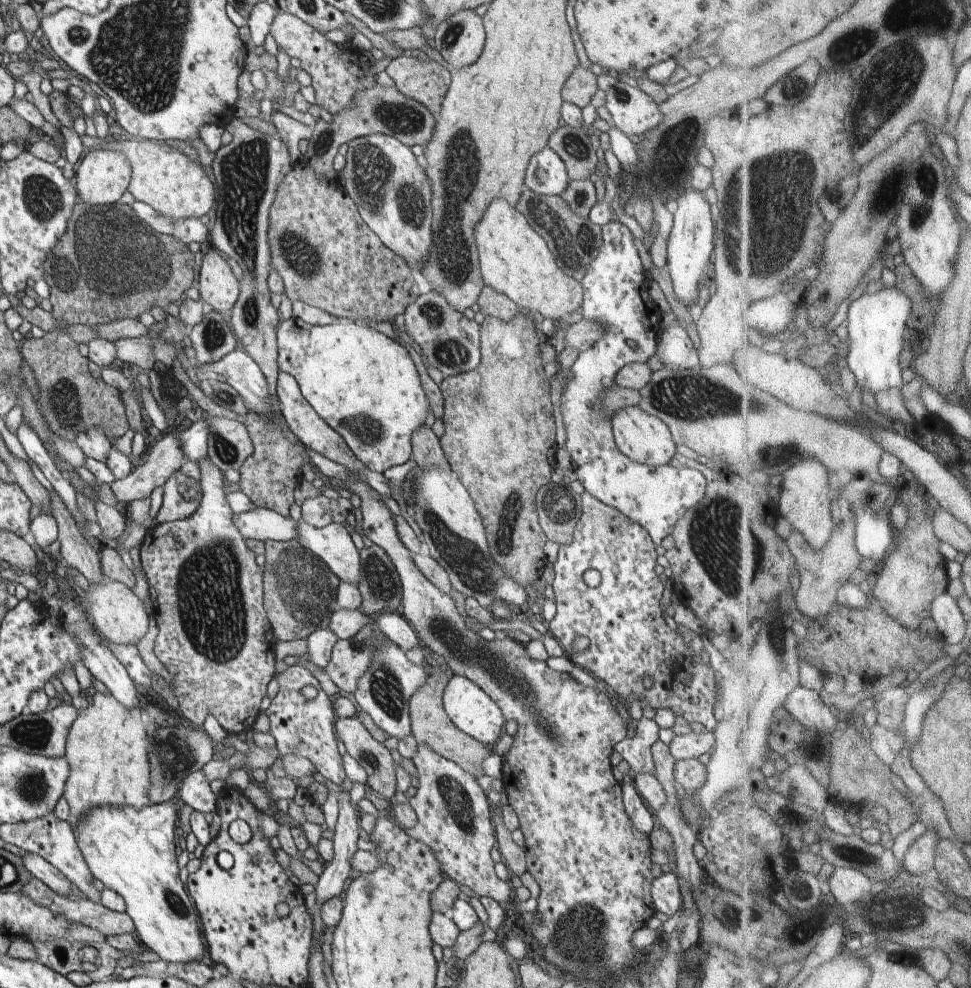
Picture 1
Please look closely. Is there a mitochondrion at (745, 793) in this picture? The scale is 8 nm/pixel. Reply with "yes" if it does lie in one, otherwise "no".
no

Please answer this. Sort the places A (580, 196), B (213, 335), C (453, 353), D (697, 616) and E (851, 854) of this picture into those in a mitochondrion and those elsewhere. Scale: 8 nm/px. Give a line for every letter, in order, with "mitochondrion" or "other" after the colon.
A: mitochondrion
B: mitochondrion
C: mitochondrion
D: other
E: mitochondrion

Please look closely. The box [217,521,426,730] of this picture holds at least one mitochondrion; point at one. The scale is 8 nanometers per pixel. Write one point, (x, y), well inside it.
(301, 587)

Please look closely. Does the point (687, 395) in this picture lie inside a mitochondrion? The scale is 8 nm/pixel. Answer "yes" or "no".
yes

